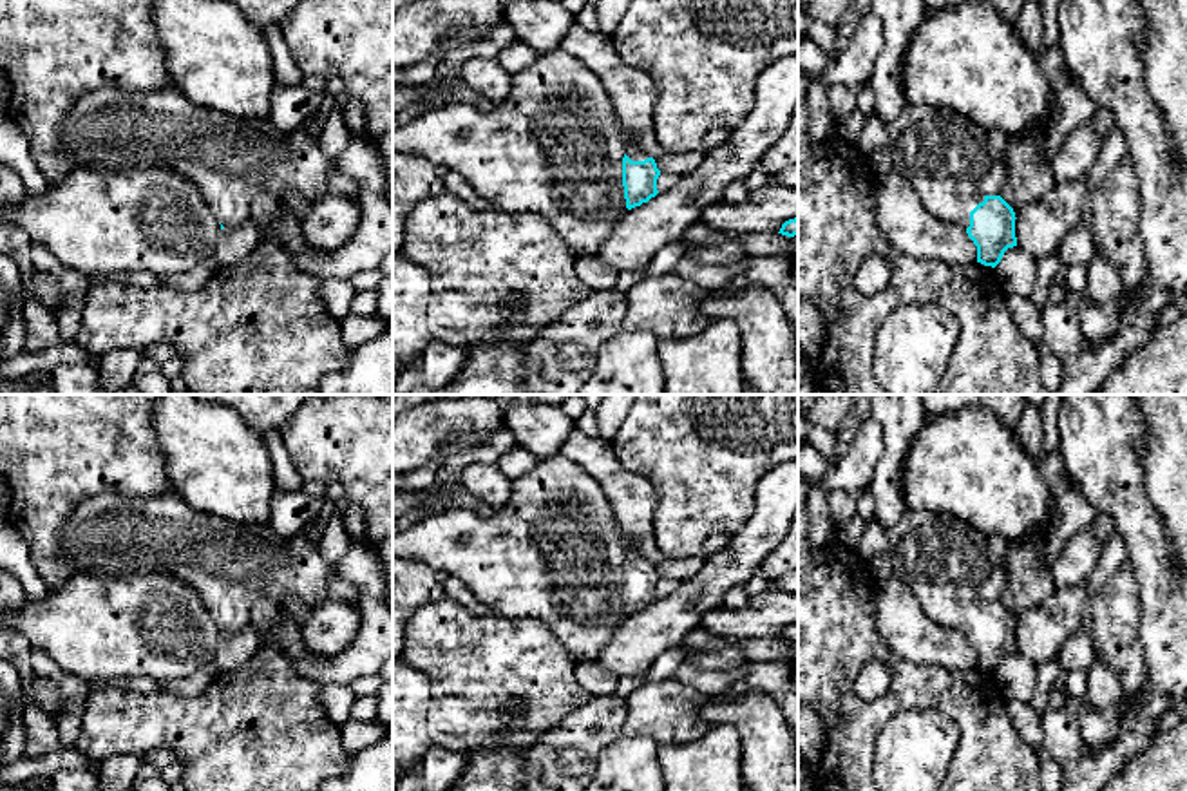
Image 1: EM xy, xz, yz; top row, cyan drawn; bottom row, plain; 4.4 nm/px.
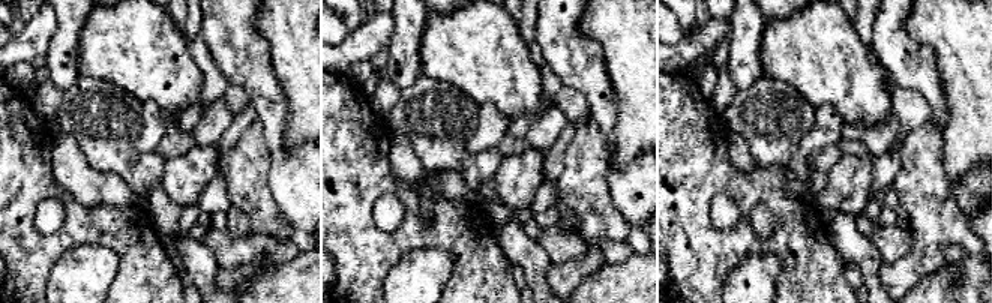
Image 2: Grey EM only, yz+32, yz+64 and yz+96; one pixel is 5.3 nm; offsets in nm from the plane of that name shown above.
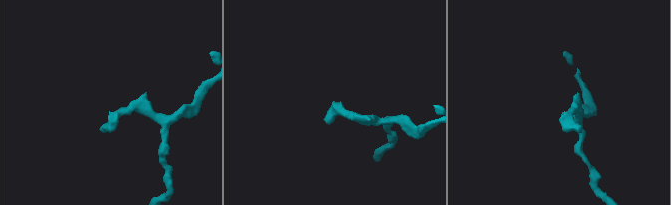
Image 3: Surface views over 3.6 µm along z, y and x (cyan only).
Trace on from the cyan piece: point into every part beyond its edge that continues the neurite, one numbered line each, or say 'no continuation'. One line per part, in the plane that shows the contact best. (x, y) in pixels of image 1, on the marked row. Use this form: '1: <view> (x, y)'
1: yz (943, 154)

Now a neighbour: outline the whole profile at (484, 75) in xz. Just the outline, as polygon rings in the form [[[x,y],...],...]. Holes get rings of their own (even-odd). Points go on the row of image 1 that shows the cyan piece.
[[[474,56],[461,65],[461,80],[478,94],[499,103],[508,98],[512,74],[507,72],[498,58]]]

